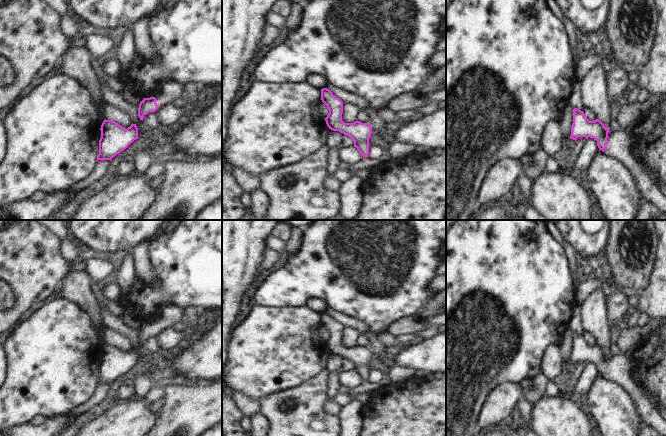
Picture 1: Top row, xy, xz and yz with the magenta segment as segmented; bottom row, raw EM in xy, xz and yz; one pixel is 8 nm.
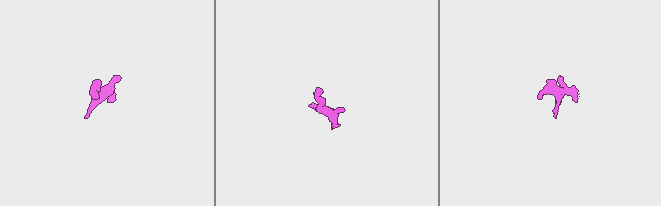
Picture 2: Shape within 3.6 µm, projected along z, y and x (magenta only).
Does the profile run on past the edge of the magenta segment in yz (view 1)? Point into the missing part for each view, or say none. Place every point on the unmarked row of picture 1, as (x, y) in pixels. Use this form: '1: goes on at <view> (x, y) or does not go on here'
1: goes on at yz (618, 366)

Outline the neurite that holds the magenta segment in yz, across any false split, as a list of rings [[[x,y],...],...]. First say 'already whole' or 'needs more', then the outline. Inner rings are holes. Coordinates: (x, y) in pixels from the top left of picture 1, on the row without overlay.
needs more | [[[573,333],[573,347],[570,363],[590,361],[597,365],[600,374],[621,385],[632,397],[641,419],[656,433],[666,436],[666,417],[651,403],[650,399],[638,389],[630,372],[630,360],[625,353],[606,352],[596,343],[589,345],[583,335]]]

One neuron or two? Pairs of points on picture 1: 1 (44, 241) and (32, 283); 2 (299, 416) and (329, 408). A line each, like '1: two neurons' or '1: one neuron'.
1: one neuron
2: two neurons

